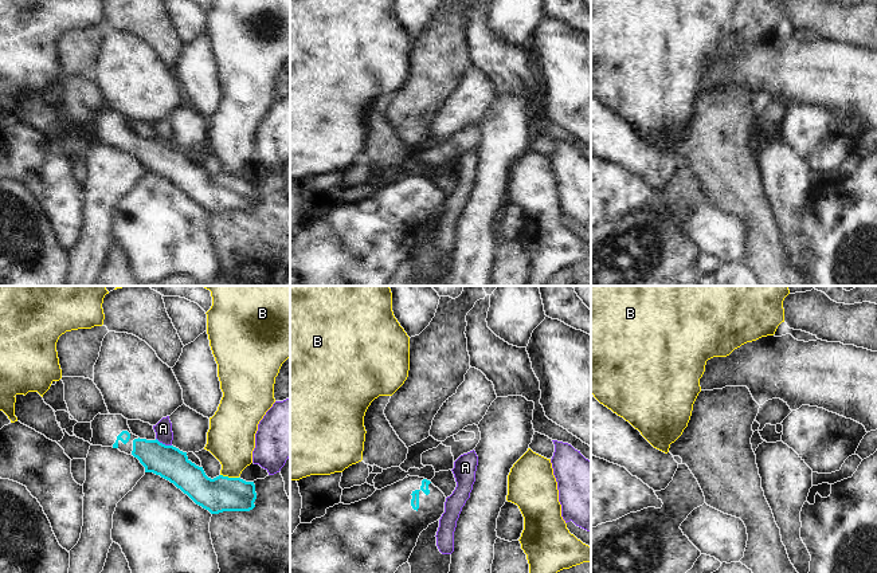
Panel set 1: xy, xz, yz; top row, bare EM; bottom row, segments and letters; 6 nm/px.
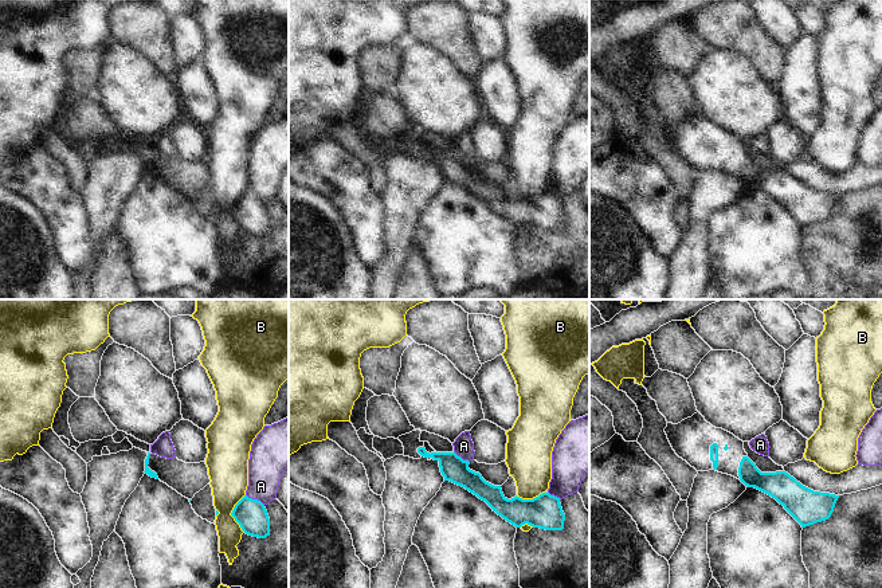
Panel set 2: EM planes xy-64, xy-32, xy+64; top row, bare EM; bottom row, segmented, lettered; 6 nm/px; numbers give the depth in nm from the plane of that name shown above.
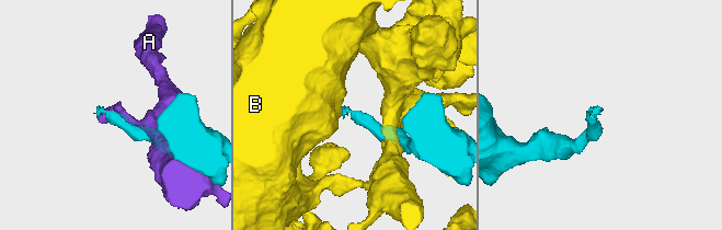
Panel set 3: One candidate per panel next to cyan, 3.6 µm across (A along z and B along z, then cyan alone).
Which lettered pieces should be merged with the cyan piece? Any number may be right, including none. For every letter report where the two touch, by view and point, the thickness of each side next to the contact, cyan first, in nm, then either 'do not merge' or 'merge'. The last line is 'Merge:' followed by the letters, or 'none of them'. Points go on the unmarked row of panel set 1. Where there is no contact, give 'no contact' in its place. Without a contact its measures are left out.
A: contact xy (164, 144); calibres 200 and 100 nm; do not merge
B: contact xy (230, 177); calibres 220 and 280 nm; do not merge
Merge: none of them

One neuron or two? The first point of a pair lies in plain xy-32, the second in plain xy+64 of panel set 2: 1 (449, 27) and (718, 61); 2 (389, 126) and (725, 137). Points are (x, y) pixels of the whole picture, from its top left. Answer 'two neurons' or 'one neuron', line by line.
1: two neurons
2: two neurons

